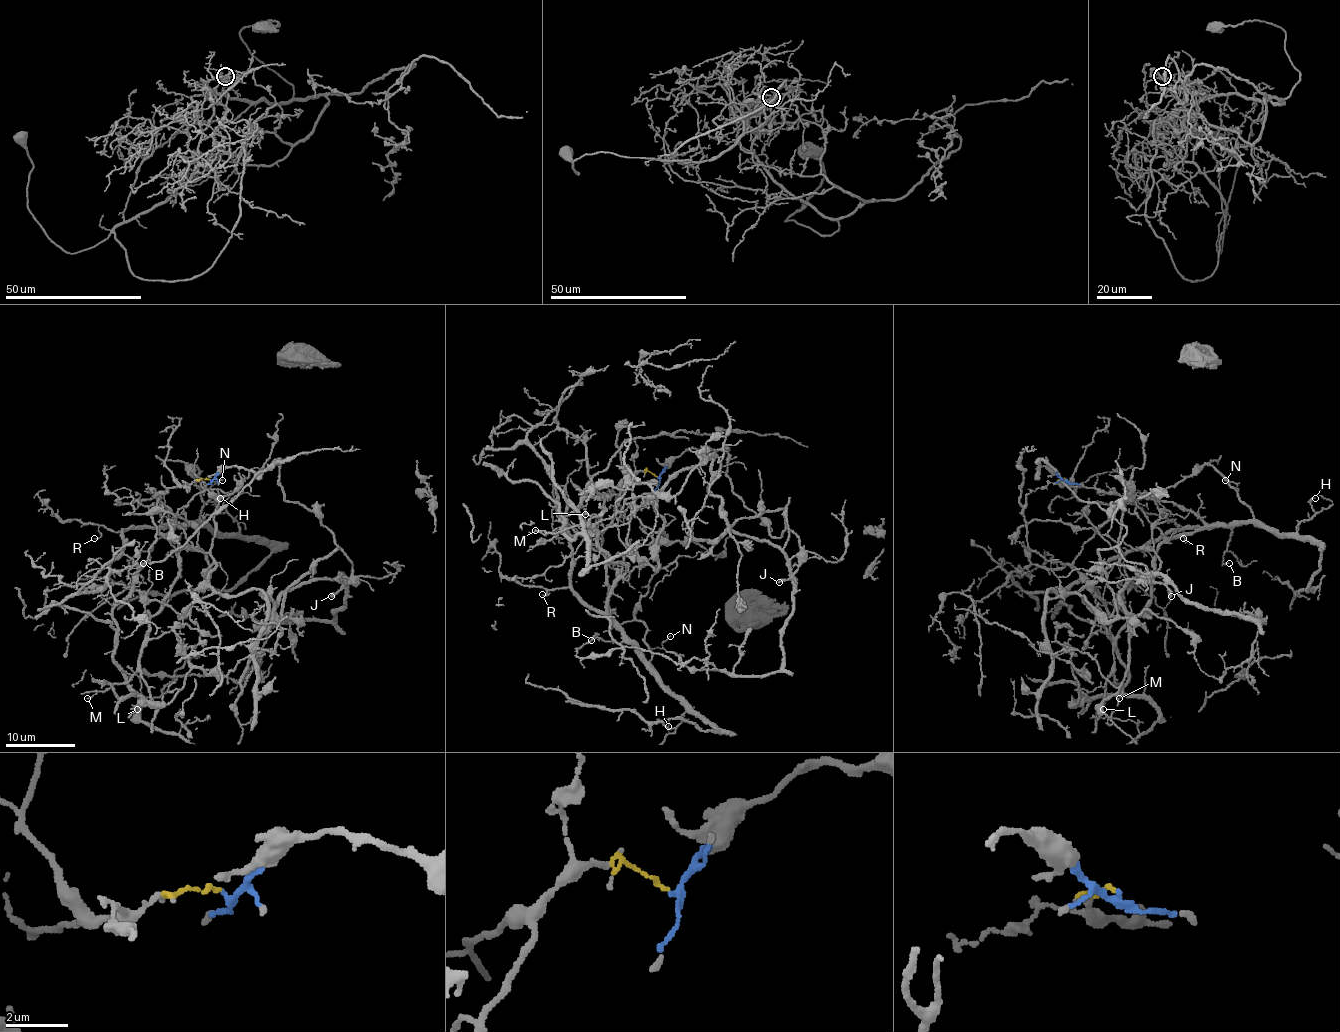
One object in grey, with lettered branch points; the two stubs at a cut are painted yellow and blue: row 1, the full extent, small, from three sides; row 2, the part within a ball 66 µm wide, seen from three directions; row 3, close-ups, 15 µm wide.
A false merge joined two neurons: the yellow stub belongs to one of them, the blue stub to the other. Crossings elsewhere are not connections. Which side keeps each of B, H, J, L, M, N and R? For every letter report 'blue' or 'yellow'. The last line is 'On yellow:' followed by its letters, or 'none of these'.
B: yellow
H: yellow
J: blue
L: yellow
M: yellow
N: yellow
R: yellow
On yellow: B, H, L, M, N, R

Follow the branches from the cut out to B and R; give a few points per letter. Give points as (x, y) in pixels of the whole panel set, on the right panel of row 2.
B: (1065, 480), (1173, 501), (1207, 523), (1228, 527), (1223, 560), (1228, 563)
R: (1065, 480), (1060, 480), (1067, 485), (1122, 495), (1173, 501), (1204, 523), (1176, 532), (1180, 525), (1183, 539)

